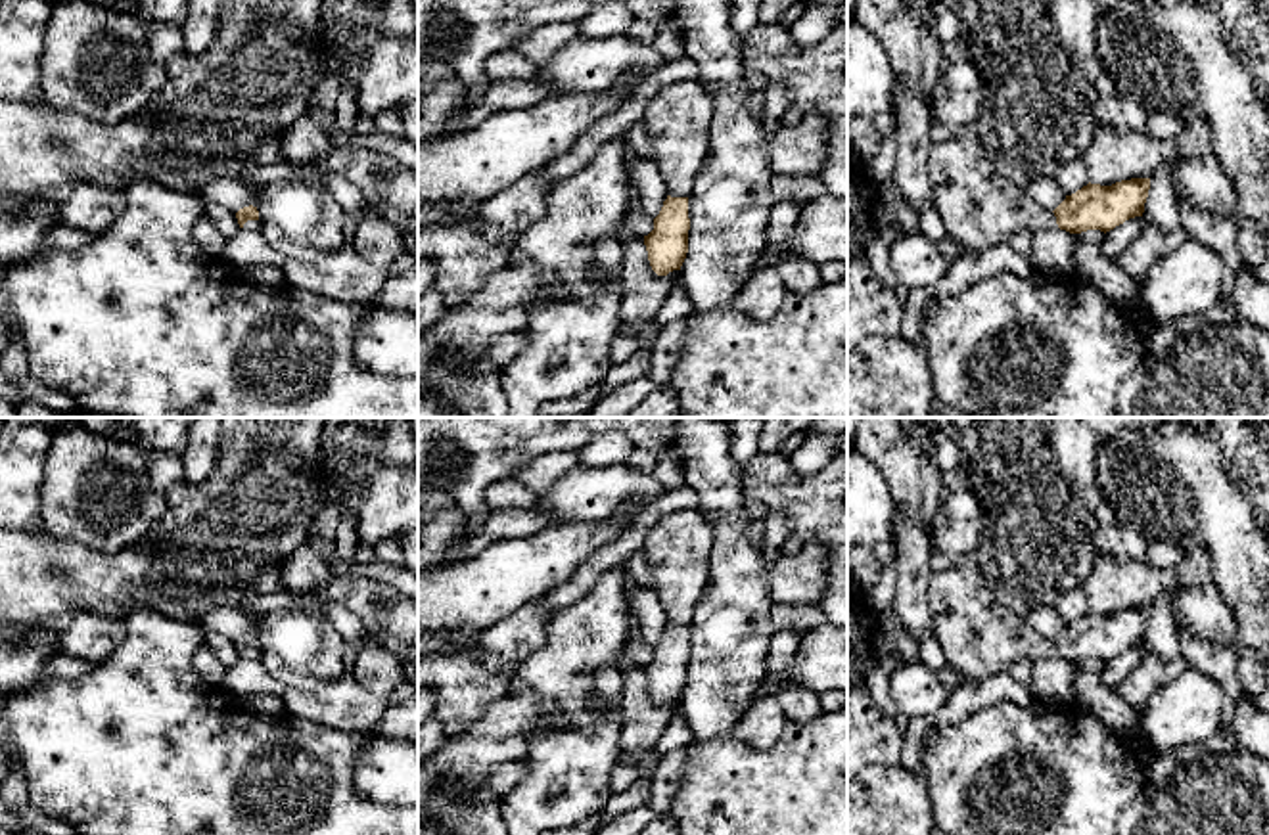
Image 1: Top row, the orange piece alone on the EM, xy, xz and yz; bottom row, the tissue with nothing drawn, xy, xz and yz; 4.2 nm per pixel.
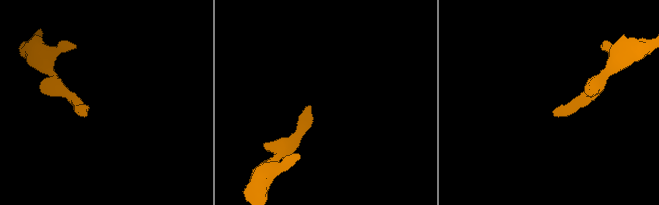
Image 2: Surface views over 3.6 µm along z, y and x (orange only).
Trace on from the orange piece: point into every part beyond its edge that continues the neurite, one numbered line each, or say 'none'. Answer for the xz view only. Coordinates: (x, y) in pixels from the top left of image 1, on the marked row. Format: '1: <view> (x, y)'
1: xz (677, 119)

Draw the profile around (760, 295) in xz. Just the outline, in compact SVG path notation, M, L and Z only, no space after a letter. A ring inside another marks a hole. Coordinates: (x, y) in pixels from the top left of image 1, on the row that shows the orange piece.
M773 266L753 270L732 299L732 308L750 318L773 318L788 289Z

